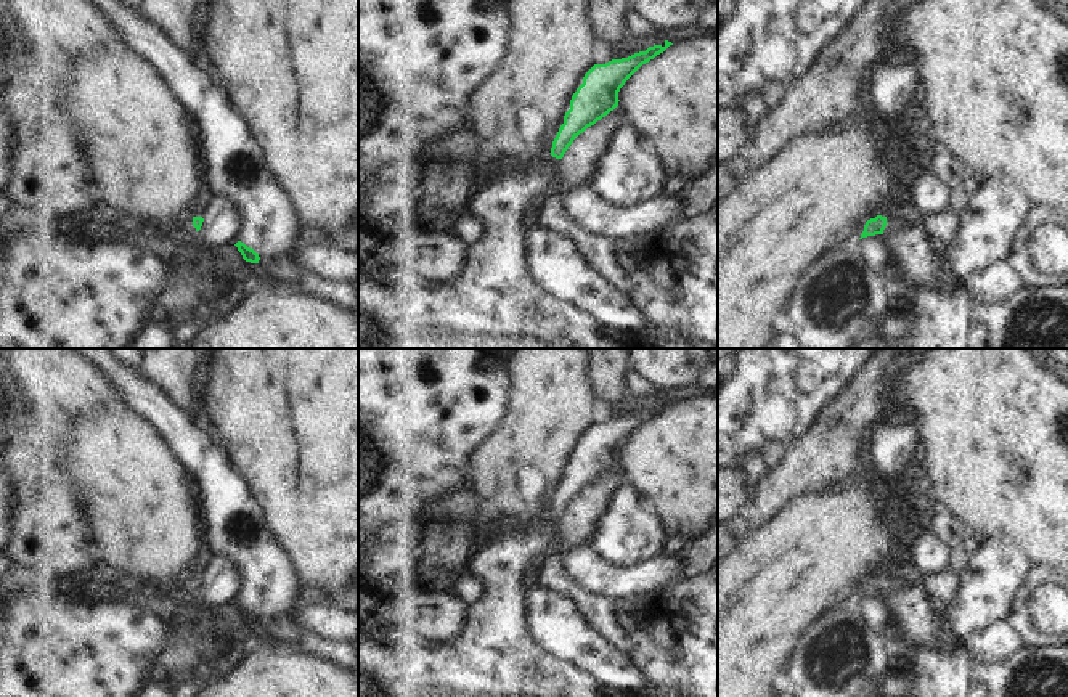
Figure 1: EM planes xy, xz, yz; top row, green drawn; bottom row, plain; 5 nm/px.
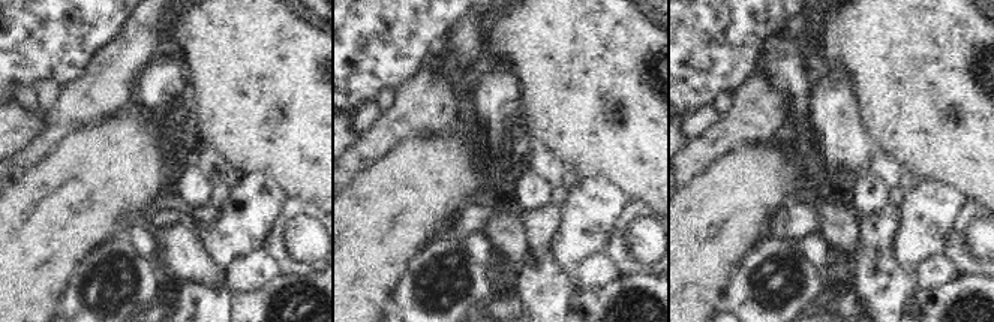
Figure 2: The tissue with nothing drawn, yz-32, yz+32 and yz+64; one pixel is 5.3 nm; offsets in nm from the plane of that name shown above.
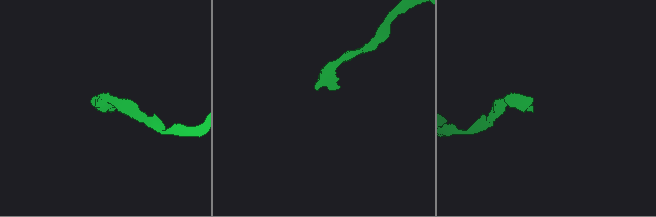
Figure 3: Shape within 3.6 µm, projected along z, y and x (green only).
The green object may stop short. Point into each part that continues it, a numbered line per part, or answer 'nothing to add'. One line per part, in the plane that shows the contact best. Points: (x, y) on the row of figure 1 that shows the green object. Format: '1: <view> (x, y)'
1: yz (896, 222)

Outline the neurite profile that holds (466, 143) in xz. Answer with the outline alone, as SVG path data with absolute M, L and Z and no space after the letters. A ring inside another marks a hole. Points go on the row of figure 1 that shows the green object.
M464 128L451 133L446 141L446 153L442 159L480 159L482 157L482 141L480 137L472 128Z

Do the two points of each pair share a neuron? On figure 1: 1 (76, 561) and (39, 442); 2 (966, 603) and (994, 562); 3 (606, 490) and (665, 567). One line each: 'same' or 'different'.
1: same
2: same
3: different

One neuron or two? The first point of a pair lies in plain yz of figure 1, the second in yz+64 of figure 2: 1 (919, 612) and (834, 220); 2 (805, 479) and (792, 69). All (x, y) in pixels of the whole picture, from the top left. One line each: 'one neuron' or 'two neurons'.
1: one neuron
2: two neurons

